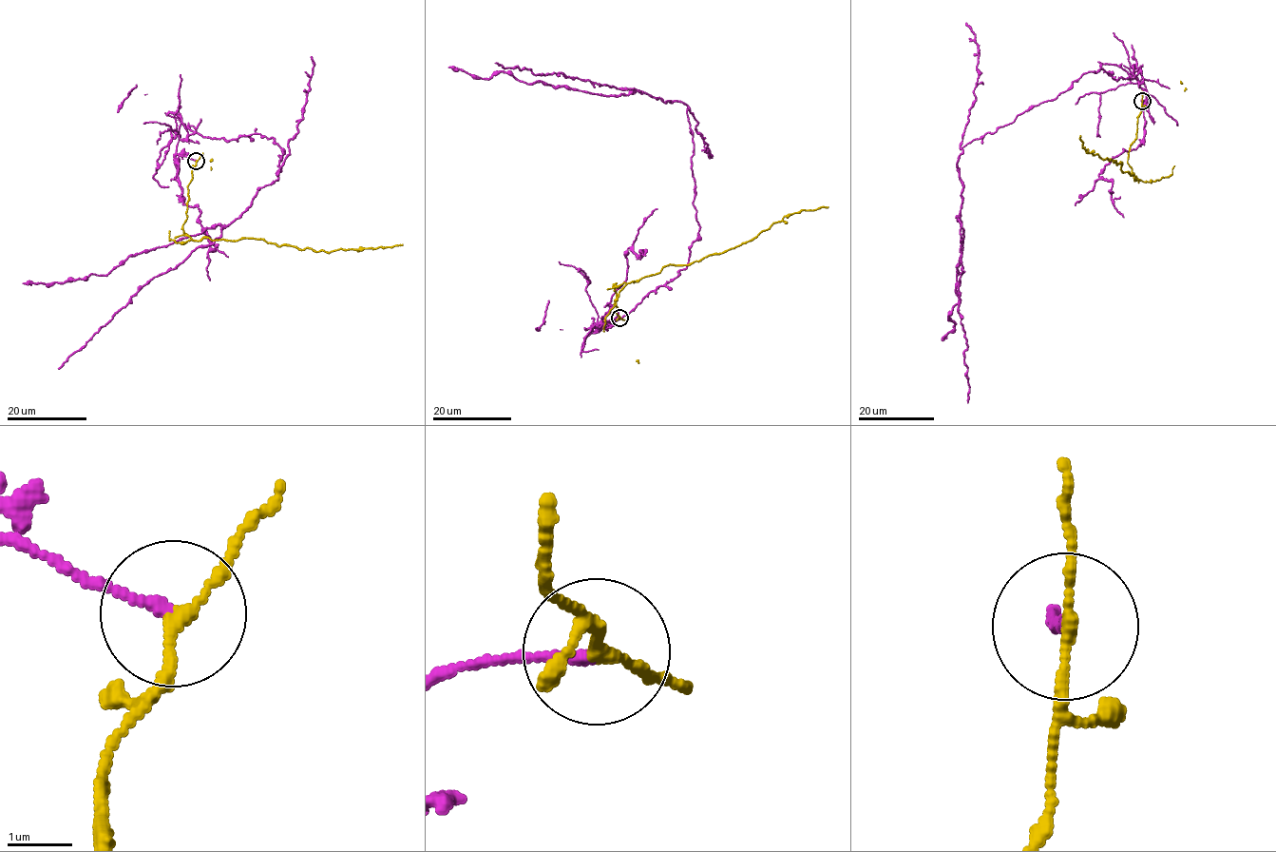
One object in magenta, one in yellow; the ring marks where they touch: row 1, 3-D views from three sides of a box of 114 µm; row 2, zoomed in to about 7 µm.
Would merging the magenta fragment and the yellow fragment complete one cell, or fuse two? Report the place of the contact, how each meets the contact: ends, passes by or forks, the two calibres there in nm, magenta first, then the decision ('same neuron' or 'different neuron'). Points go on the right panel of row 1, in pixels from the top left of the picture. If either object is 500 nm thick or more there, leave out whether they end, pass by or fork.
at (1142, 101); magenta ends there; yellow passes by; 150 nm thick on the magenta side, 150 nm on the other; different neuron

